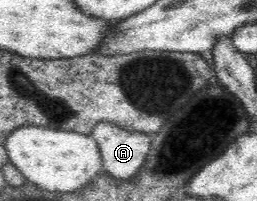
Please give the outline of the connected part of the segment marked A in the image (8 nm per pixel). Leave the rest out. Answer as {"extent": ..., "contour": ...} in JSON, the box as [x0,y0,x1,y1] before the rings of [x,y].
{"extent":[91,122,152,182],"contour":[[[99,122],[91,135],[102,155],[103,172],[111,174],[117,182],[136,176],[148,159],[152,136],[131,133],[111,122]]]}

